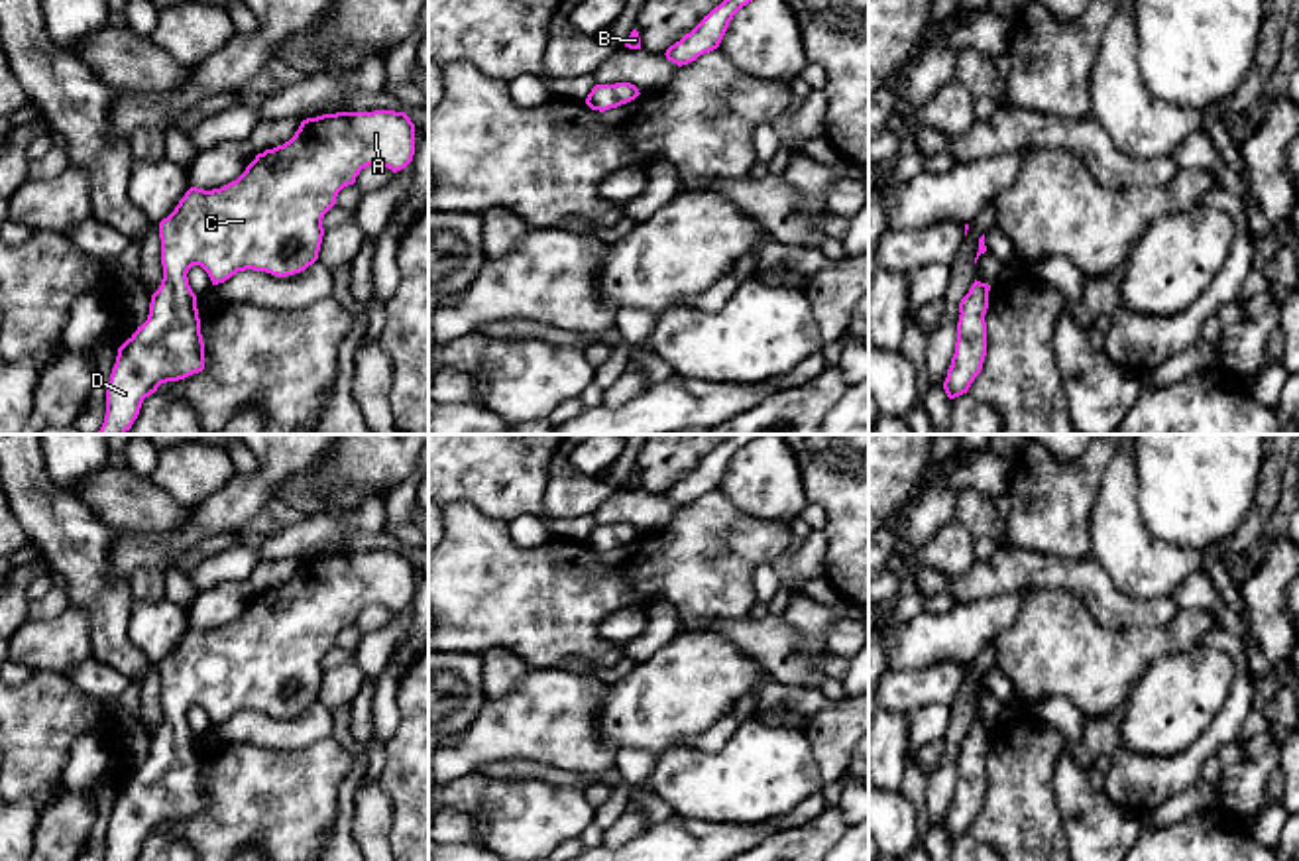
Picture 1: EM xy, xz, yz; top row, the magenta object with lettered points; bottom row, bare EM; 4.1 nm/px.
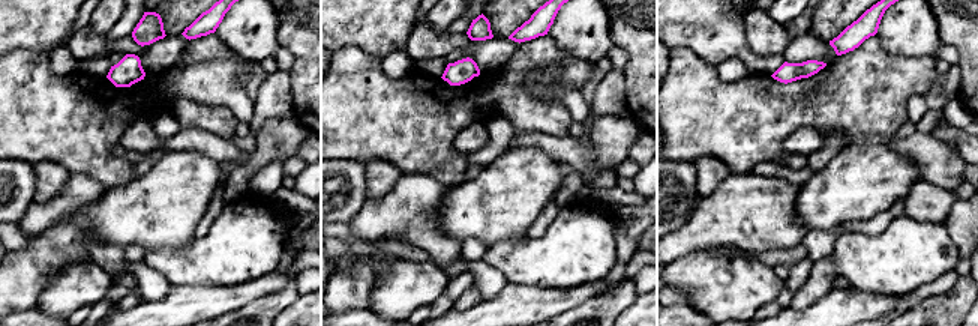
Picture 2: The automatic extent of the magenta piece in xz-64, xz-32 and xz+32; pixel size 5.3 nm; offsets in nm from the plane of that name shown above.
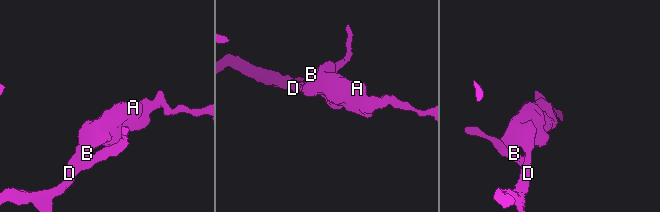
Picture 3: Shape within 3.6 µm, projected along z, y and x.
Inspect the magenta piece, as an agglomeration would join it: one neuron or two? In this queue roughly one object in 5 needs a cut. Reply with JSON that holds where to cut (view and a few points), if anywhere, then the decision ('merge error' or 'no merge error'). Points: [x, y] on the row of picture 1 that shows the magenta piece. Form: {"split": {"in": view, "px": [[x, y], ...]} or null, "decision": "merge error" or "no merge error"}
{"split": null, "decision": "no merge error"}

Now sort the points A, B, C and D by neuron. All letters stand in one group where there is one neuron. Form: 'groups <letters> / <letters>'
groups A B C D

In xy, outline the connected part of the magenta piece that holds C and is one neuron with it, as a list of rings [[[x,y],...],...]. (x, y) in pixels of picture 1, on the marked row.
[[[336,112],[303,120],[289,142],[257,153],[236,181],[212,191],[191,187],[159,222],[163,279],[151,295],[147,320],[118,348],[106,415],[96,434],[126,434],[143,399],[161,383],[204,370],[197,295],[187,277],[193,265],[200,265],[212,285],[246,269],[277,277],[301,273],[318,259],[322,218],[336,204],[338,193],[354,185],[362,169],[379,165],[397,173],[413,155],[415,124],[405,112]]]

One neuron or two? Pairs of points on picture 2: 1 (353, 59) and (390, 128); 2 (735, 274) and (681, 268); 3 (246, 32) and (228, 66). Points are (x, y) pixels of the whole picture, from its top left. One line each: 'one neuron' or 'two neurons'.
1: one neuron
2: one neuron
3: two neurons

